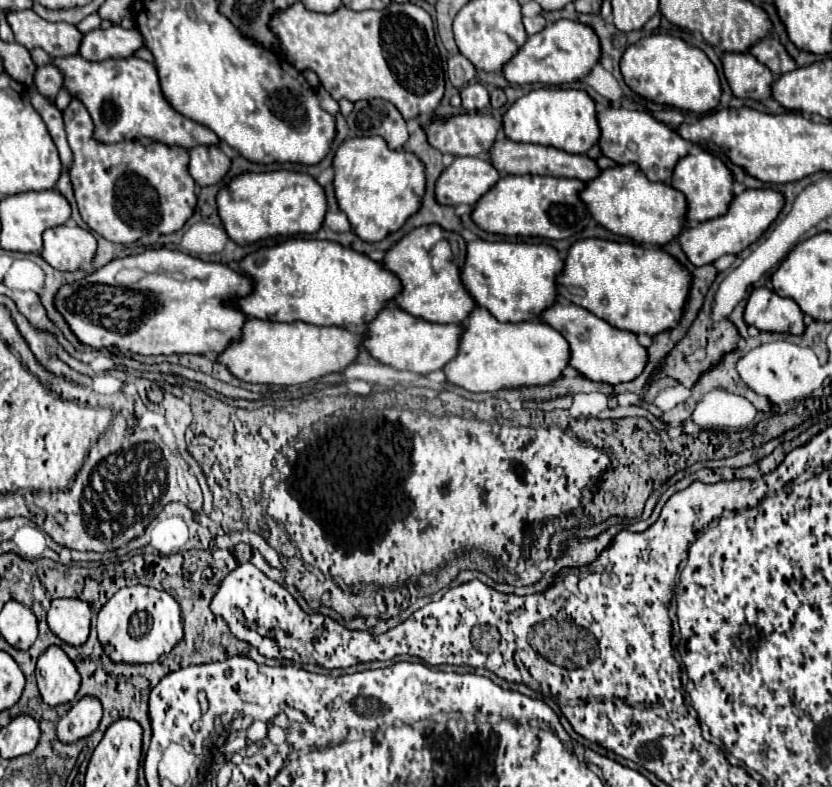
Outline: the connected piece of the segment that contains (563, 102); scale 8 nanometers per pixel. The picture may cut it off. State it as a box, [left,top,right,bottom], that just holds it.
[503,89,601,153]

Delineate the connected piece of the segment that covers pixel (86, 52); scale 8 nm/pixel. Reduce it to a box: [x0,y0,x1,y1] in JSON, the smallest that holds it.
[79,27,143,61]

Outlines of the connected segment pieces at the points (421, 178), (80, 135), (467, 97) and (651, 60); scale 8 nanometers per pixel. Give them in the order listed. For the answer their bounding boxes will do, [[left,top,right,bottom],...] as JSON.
[[333,137,425,243],[63,99,197,245],[461,83,489,113],[621,33,723,115]]

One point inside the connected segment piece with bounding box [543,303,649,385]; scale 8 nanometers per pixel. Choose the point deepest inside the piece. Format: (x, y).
(602, 353)

